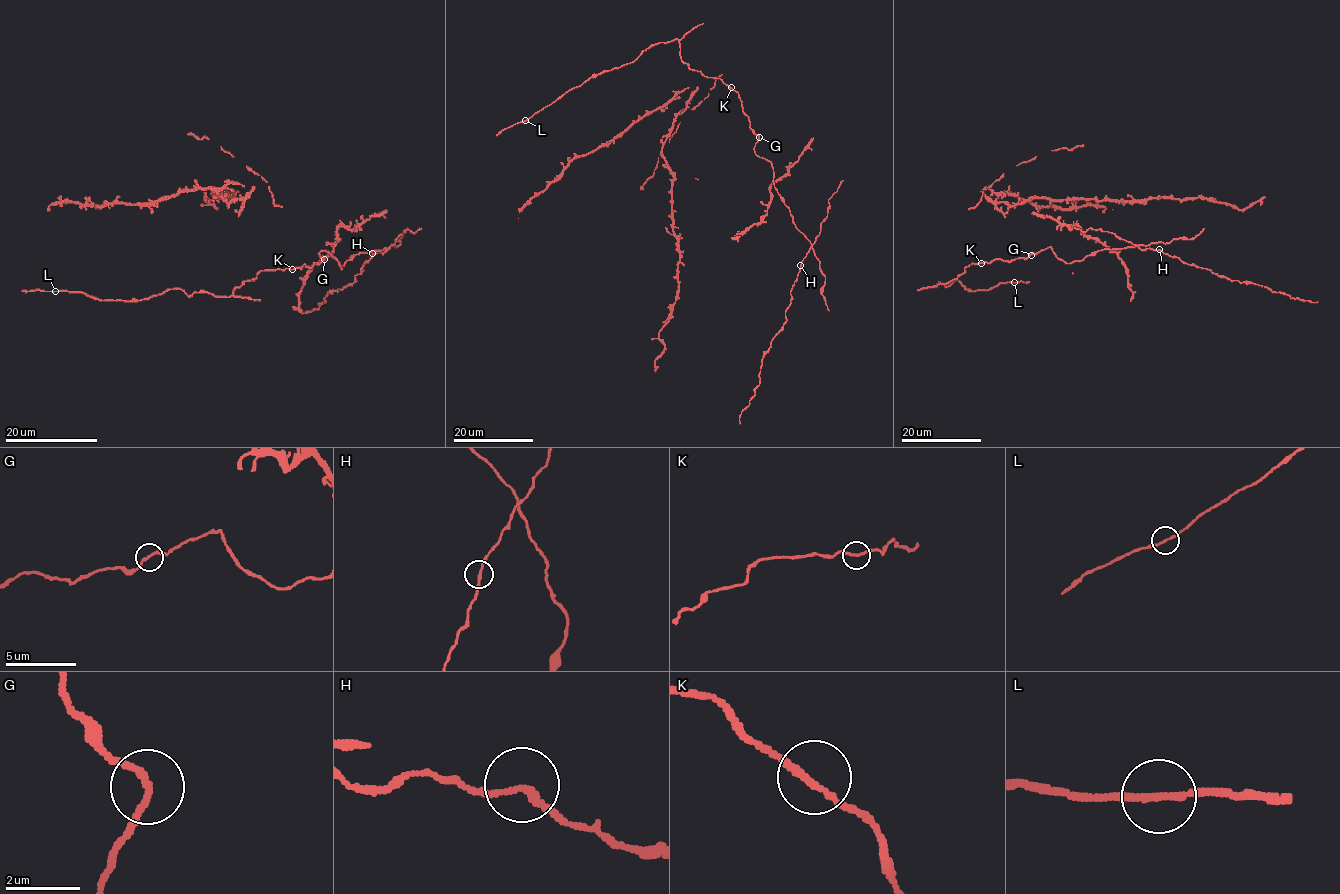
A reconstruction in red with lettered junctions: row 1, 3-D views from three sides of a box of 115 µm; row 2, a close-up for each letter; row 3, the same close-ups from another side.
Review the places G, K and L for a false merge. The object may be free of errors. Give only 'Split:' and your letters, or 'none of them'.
Split: none of them

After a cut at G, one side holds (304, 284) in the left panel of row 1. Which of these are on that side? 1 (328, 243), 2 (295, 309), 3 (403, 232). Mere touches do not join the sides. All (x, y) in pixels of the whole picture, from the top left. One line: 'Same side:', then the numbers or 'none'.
Same side: 1, 2

